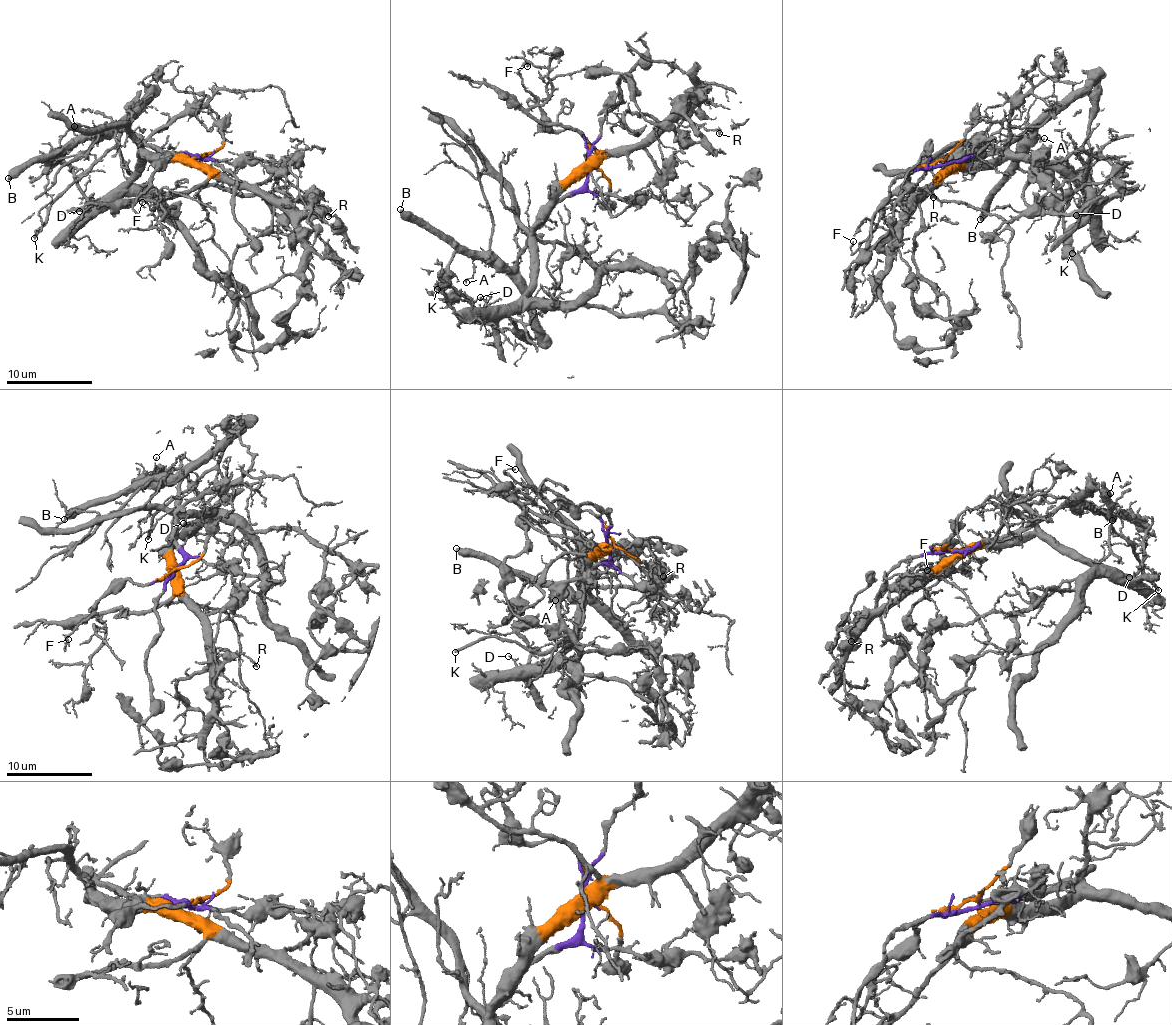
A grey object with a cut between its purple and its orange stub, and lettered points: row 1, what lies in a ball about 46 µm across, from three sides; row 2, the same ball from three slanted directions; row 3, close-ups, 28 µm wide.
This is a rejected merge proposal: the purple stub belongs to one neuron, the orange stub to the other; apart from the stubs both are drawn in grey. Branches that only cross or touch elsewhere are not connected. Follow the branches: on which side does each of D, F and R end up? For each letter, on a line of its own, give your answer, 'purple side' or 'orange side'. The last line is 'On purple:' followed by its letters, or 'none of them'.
D: orange side
F: purple side
R: orange side
On purple: F

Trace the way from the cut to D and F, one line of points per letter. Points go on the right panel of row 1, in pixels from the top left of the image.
D: (945, 162), (977, 168), (993, 166), (1003, 158), (1059, 164), (1086, 199), (1085, 210), (1076, 214)
F: (945, 162), (907, 176), (907, 180), (884, 202), (880, 220), (868, 237), (853, 252), (853, 240)

